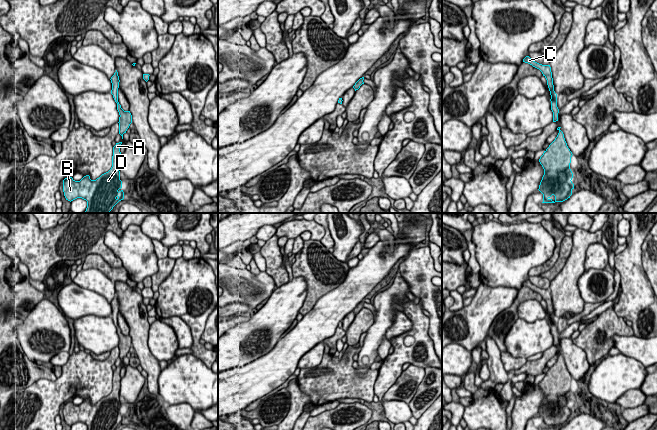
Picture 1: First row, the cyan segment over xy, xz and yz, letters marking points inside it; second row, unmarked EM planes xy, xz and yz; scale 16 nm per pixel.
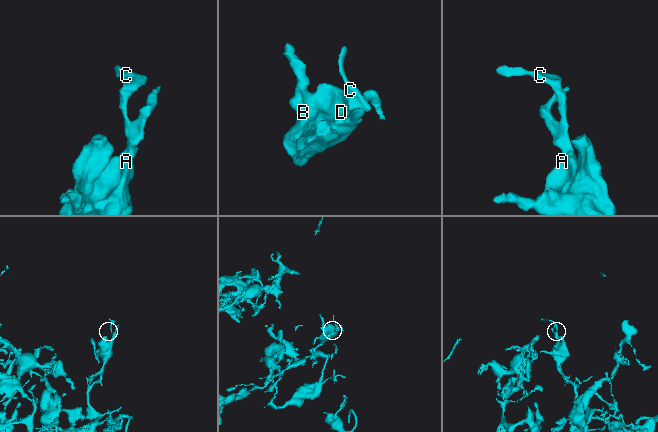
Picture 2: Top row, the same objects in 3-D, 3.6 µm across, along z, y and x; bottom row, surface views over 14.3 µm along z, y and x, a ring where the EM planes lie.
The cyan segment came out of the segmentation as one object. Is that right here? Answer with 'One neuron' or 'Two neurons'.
Two neurons

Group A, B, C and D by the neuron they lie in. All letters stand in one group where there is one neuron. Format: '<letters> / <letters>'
A B D / C

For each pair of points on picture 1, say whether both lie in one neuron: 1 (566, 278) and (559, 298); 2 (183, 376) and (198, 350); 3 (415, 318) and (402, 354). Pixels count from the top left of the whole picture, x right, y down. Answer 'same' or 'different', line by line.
1: same
2: different
3: same

